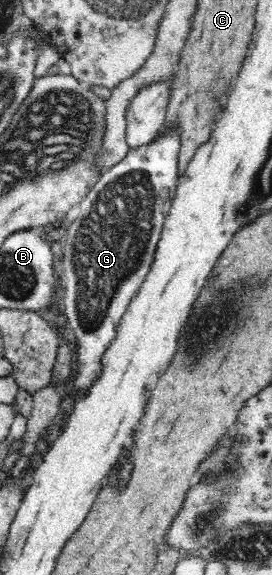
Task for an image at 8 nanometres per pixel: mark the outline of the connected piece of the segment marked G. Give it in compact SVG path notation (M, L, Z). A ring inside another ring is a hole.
M177 131L161 135L147 146L129 150L125 158L102 172L100 179L80 202L77 219L67 228L67 242L63 244L61 303L63 317L74 332L78 357L78 367L75 369L72 384L77 392L75 396L67 398L67 407L72 401L81 399L89 390L89 386L93 384L93 380L99 376L103 350L115 338L119 320L123 312L127 310L129 300L139 290L151 268L151 263L156 256L157 244L161 240L165 219L170 213L176 195L178 154L179 133Z

